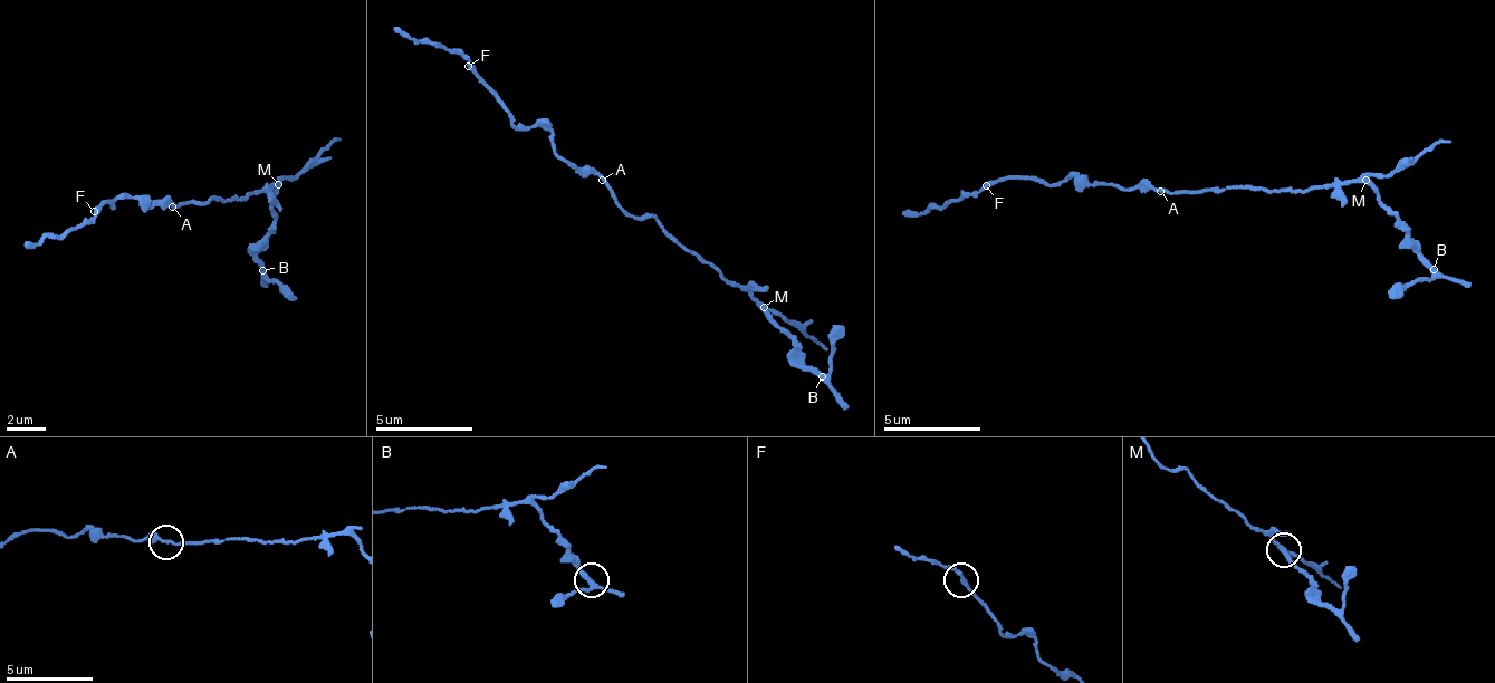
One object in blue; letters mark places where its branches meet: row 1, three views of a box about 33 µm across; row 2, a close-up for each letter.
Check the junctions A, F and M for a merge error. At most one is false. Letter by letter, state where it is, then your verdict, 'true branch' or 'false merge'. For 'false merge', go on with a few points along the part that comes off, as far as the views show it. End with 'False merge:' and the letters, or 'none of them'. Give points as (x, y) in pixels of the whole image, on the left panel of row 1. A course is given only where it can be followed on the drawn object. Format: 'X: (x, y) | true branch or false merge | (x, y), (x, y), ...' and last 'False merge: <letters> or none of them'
A: (172, 207) | true branch
F: (94, 211) | true branch
M: (278, 184) | false merge | (277, 185), (260, 270), (271, 280), (280, 280), (293, 301)
False merge: M

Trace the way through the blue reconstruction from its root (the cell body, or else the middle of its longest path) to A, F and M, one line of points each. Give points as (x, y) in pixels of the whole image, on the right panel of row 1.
A: (1203, 192), (1158, 192)
F: (1203, 192), (1094, 185), (1081, 176), (1067, 175), (1054, 184), (1043, 184), (1036, 180), (990, 179), (984, 184)
M: (1203, 192), (1208, 188), (1318, 190), (1324, 185), (1363, 182)

